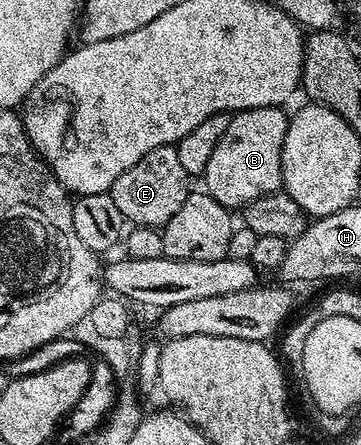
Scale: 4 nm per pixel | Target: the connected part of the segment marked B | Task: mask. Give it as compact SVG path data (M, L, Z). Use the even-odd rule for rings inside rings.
M260 107L231 114L231 125L227 125L219 145L211 152L203 176L204 190L219 205L242 209L256 198L282 190L281 158L289 124L289 115L283 112L281 107Z

